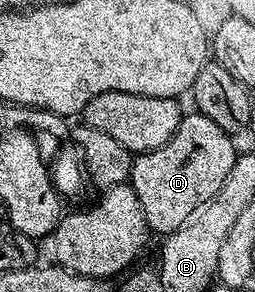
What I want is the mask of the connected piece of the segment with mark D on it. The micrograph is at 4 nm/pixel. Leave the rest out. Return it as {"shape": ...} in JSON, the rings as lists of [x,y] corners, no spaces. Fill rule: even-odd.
{"shape":[[[191,112],[183,117],[168,144],[134,158],[128,185],[140,196],[144,220],[153,233],[154,230],[158,236],[172,233],[196,212],[196,208],[220,192],[236,157],[230,137],[220,124],[212,124],[208,116]]]}

